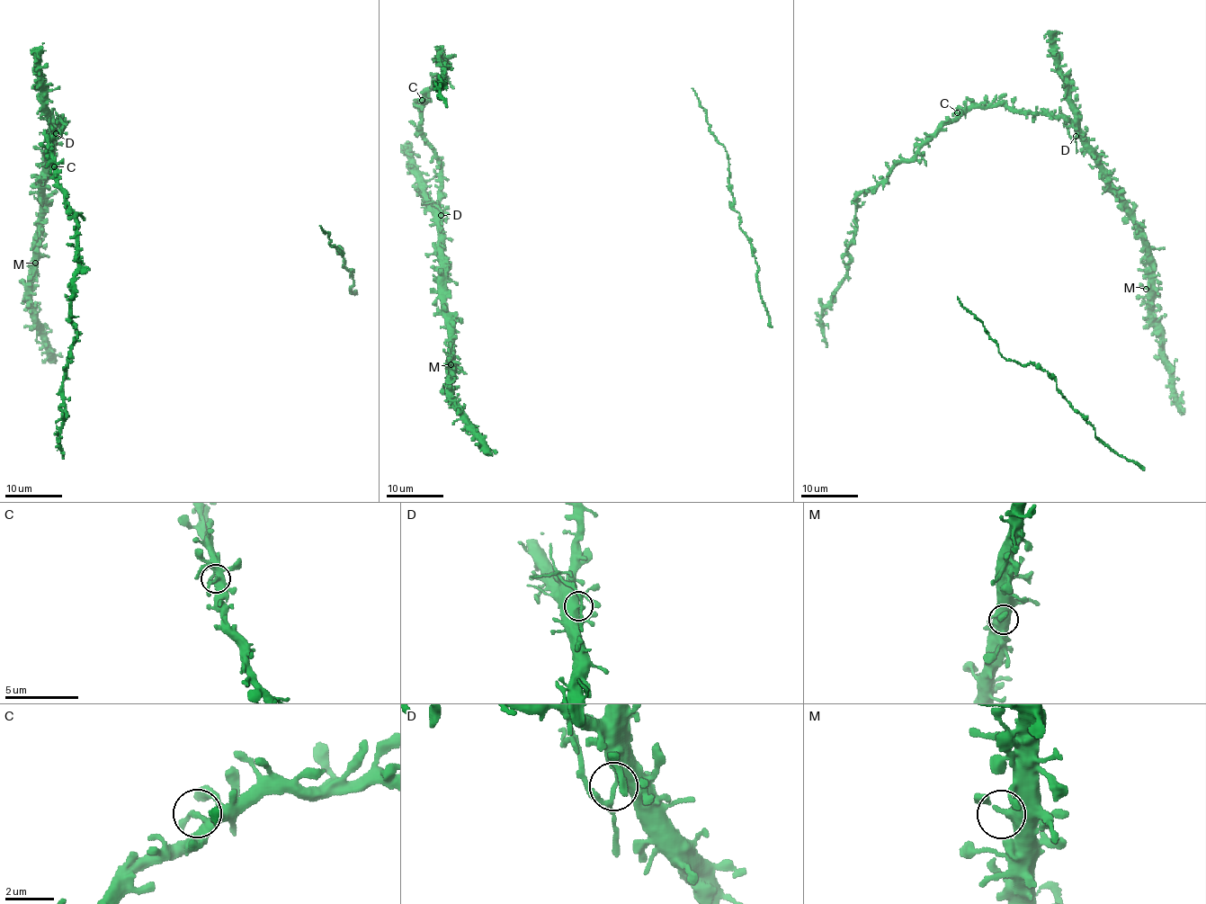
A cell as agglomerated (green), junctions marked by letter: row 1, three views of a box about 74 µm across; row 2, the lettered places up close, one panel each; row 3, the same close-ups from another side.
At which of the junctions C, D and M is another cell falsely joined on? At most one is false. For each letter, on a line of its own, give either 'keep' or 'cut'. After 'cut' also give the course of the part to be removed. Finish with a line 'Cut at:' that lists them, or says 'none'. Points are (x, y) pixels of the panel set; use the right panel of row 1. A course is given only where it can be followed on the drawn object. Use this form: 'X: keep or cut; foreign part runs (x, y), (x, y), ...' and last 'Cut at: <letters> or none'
C: keep
D: cut; foreign part runs (1076, 136), (1074, 138), (1069, 134), (1061, 111)
M: keep
Cut at: D

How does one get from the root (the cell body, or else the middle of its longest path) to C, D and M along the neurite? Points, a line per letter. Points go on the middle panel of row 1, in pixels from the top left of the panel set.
C: (434, 81), (433, 89), (426, 93), (425, 98), (422, 100)
D: (434, 81), (433, 89), (426, 93), (424, 98), (421, 134), (440, 165), (441, 215)
M: (434, 81), (433, 89), (424, 98), (421, 134), (440, 165), (439, 203), (453, 351), (451, 364)

